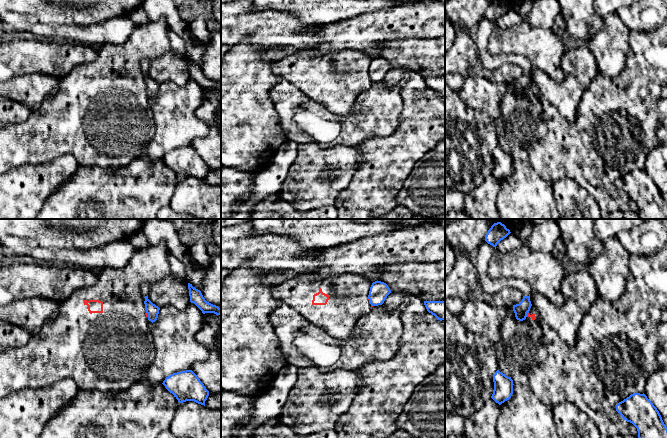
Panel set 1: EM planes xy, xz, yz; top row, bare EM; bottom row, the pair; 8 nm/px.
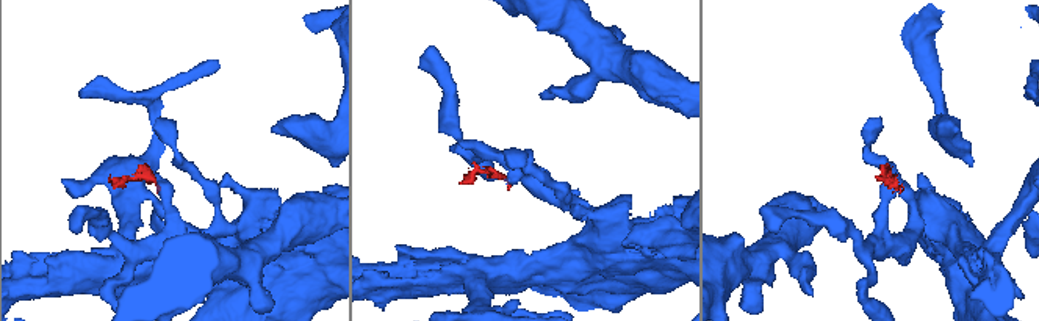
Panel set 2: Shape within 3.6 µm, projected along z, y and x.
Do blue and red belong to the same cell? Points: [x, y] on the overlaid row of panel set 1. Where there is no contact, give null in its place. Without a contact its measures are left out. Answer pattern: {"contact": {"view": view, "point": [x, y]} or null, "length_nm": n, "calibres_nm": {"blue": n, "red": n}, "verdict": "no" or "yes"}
{"contact": {"view": "yz", "point": [526, 314]}, "length_nm": 40, "calibres_nm": {"blue": 110, "red": 40}, "verdict": "no"}

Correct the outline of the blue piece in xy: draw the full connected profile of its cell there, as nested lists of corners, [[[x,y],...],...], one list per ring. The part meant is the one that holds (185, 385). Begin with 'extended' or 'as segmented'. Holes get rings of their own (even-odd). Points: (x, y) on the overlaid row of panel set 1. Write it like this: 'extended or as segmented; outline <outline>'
as segmented; outline [[[192,370],[173,373],[162,383],[179,403],[194,401],[205,406],[209,391]]]

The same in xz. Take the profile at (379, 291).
as segmented; outline [[[375,281],[372,283],[368,295],[369,302],[372,306],[382,305],[391,293],[388,285],[381,281]]]

